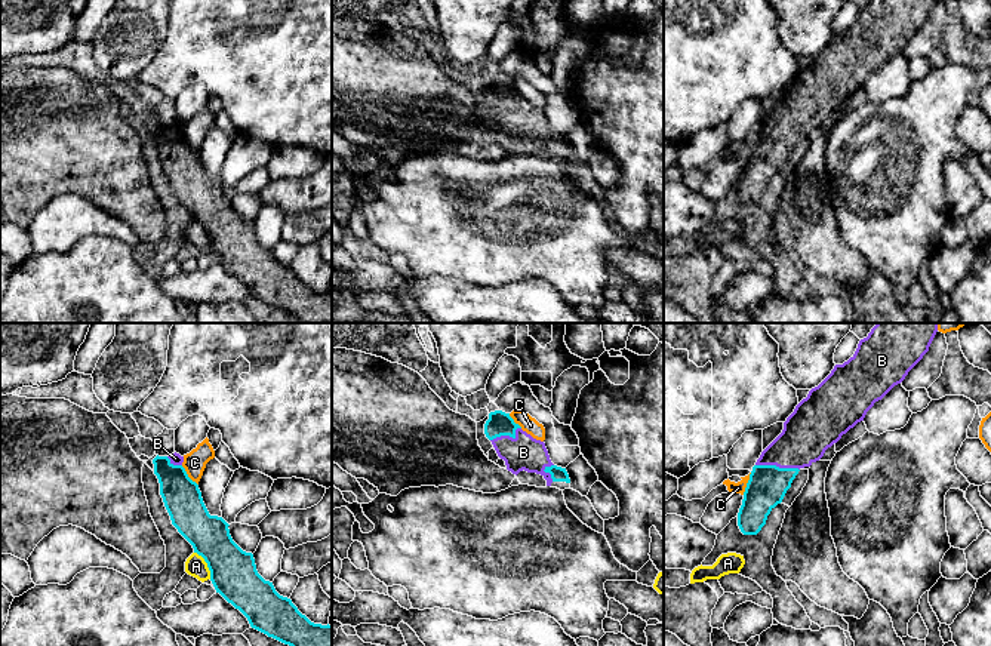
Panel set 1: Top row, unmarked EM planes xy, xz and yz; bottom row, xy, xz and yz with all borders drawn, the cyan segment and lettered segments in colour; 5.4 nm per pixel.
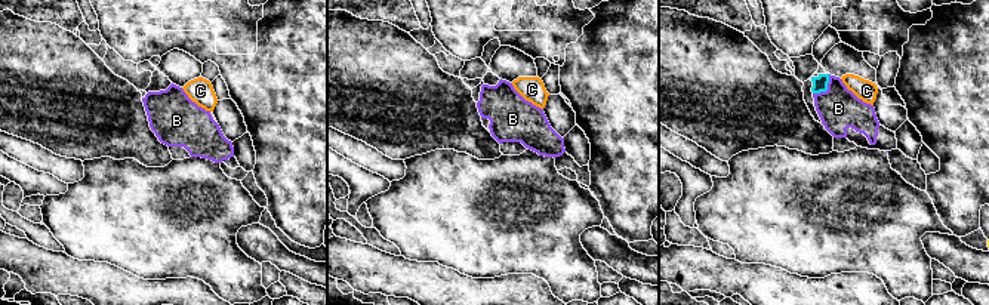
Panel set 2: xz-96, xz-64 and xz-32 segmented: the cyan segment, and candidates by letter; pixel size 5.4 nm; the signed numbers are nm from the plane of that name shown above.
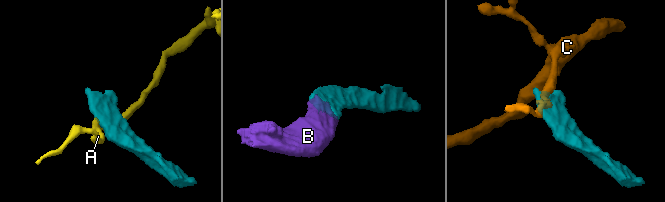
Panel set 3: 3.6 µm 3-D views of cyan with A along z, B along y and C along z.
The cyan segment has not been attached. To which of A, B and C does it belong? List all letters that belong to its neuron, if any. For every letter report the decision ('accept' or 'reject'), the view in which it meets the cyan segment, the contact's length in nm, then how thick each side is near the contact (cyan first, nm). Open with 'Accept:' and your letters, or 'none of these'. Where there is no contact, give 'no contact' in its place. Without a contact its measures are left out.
Accept: B
A: reject | xy | 180 nm | 260/120 nm
B: accept | yz | 240 nm | 220/280 nm
C: reject | yz | 130 nm | 220/60 nm

